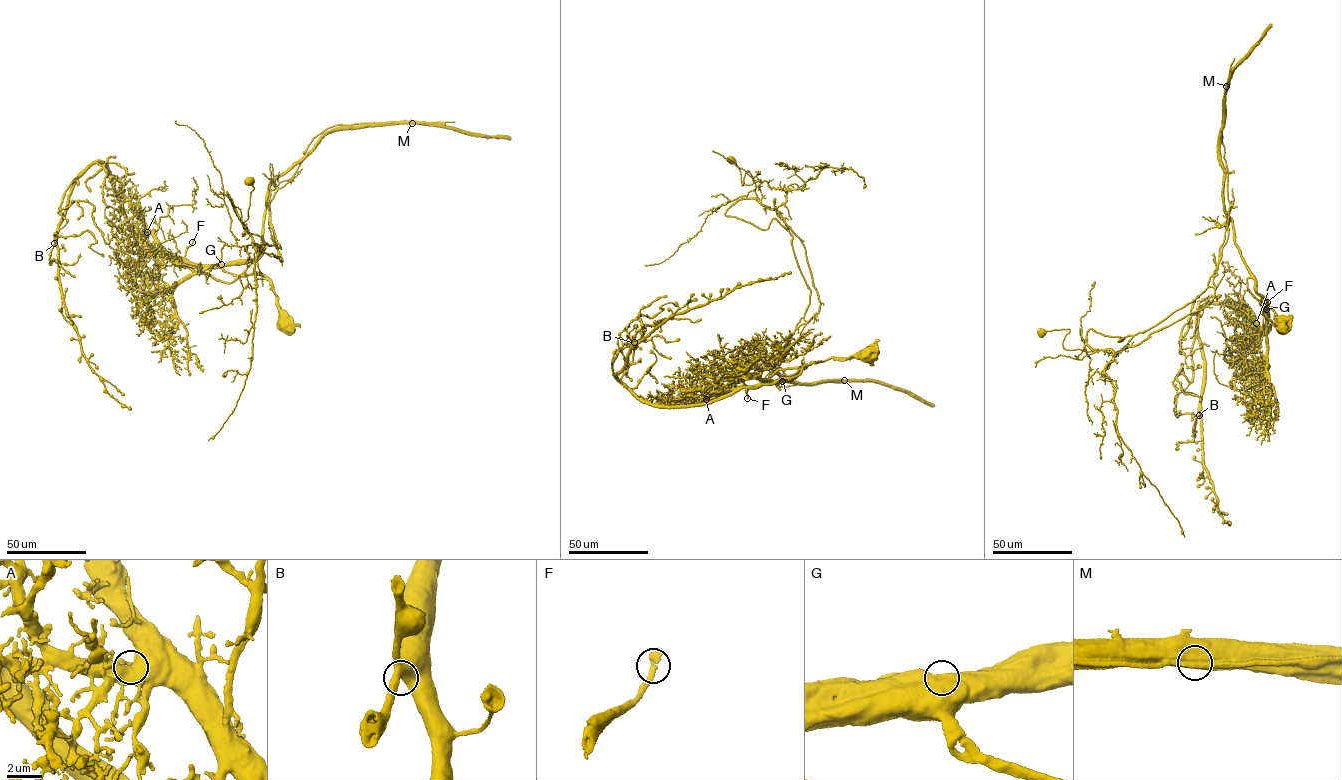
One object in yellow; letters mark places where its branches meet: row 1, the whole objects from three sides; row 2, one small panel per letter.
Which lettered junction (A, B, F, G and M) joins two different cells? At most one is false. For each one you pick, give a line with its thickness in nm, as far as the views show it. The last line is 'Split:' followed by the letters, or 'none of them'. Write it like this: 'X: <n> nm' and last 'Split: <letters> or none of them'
M: 850 nm
Split: M

